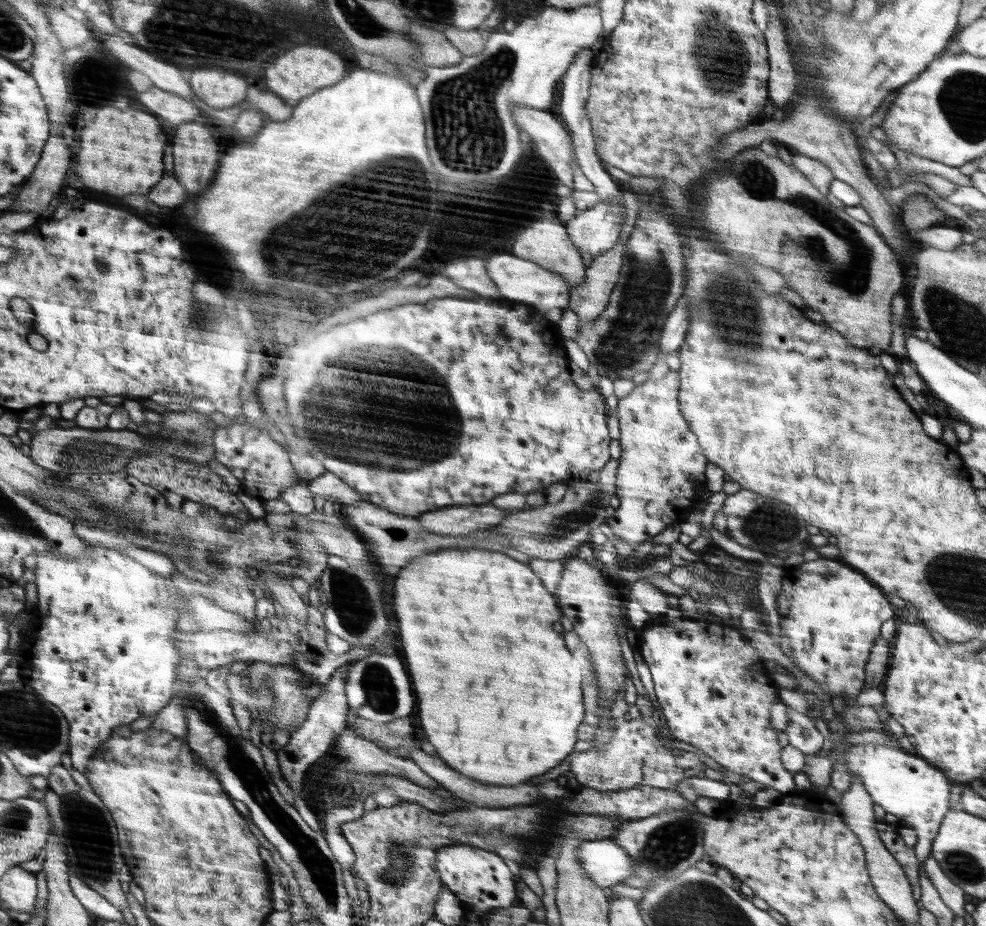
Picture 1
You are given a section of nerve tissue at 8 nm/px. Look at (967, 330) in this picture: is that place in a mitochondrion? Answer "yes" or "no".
yes

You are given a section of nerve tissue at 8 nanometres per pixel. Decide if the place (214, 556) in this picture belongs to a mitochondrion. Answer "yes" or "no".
yes

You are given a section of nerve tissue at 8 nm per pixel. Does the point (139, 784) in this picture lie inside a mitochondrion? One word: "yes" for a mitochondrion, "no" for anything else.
no

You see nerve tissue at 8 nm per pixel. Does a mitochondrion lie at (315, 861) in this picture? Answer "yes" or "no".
yes

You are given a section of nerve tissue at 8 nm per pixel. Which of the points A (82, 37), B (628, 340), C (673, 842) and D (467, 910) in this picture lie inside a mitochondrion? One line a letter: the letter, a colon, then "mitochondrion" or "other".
A: other
B: mitochondrion
C: mitochondrion
D: other

